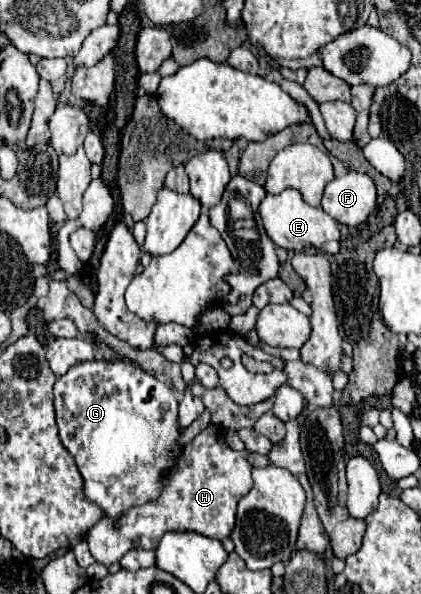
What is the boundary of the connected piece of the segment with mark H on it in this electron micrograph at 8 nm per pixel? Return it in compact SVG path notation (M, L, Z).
M207 426L185 448L173 476L165 482L159 500L135 506L121 520L101 518L89 532L87 544L93 558L105 566L119 562L129 550L155 550L165 532L201 532L215 540L227 540L233 532L237 500L253 488L247 450L237 452L227 446L217 426Z

